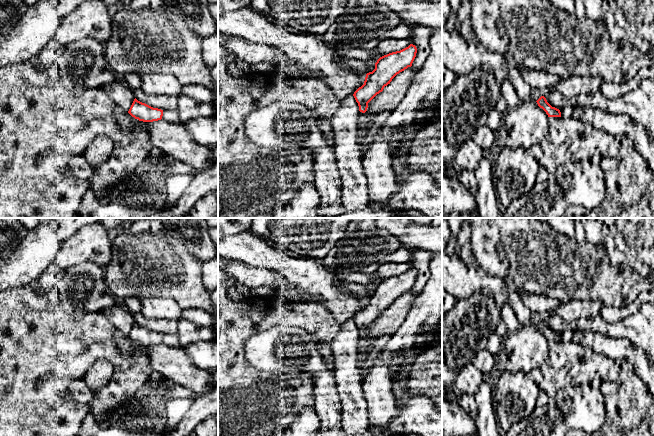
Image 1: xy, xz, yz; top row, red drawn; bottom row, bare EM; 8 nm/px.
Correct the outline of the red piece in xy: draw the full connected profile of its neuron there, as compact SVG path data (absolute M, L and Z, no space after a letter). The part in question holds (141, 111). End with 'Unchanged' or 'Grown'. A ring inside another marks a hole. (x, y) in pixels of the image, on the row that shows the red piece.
M136 98L134 99L128 113L143 122L153 122L162 119L163 110L158 108L153 108L145 103L138 101Z. Unchanged

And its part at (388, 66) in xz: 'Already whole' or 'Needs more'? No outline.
Needs more

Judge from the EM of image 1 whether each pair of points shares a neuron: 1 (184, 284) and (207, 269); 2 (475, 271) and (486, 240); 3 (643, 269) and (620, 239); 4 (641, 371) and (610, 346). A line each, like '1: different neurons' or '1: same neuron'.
1: different neurons
2: different neurons
3: same neuron
4: same neuron

